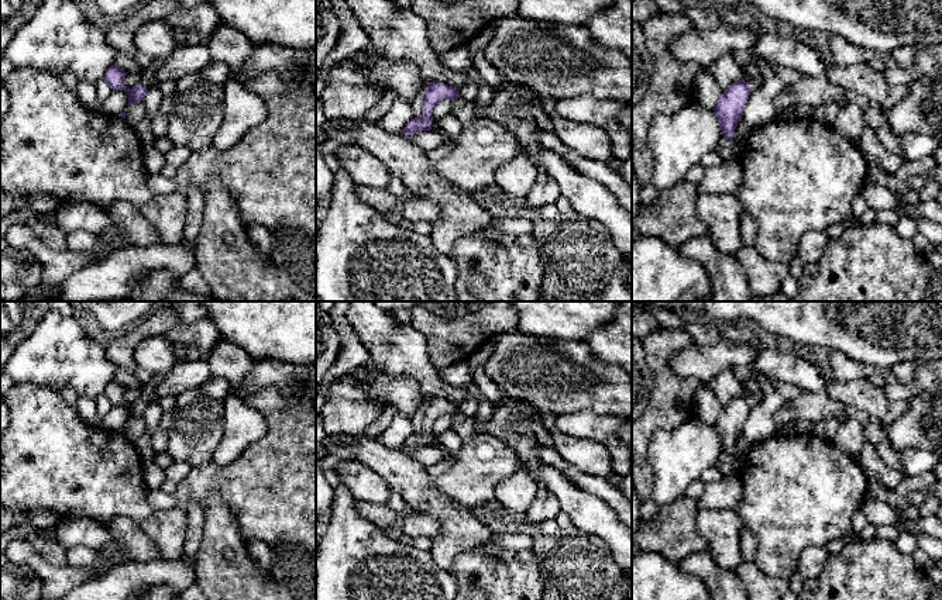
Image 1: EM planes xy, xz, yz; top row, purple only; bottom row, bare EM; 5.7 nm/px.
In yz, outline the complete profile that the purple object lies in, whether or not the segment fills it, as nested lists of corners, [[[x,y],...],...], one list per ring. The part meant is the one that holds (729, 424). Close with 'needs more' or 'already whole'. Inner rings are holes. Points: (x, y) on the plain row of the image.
[[[752,392],[746,397],[739,396],[733,399],[726,408],[722,408],[714,423],[721,448],[730,456],[733,456],[735,444],[743,431],[743,424],[749,415],[750,407],[757,404],[757,401],[759,397]]]; needs more

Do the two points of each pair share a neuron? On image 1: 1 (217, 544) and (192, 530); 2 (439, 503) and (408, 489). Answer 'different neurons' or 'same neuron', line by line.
1: different neurons
2: same neuron

